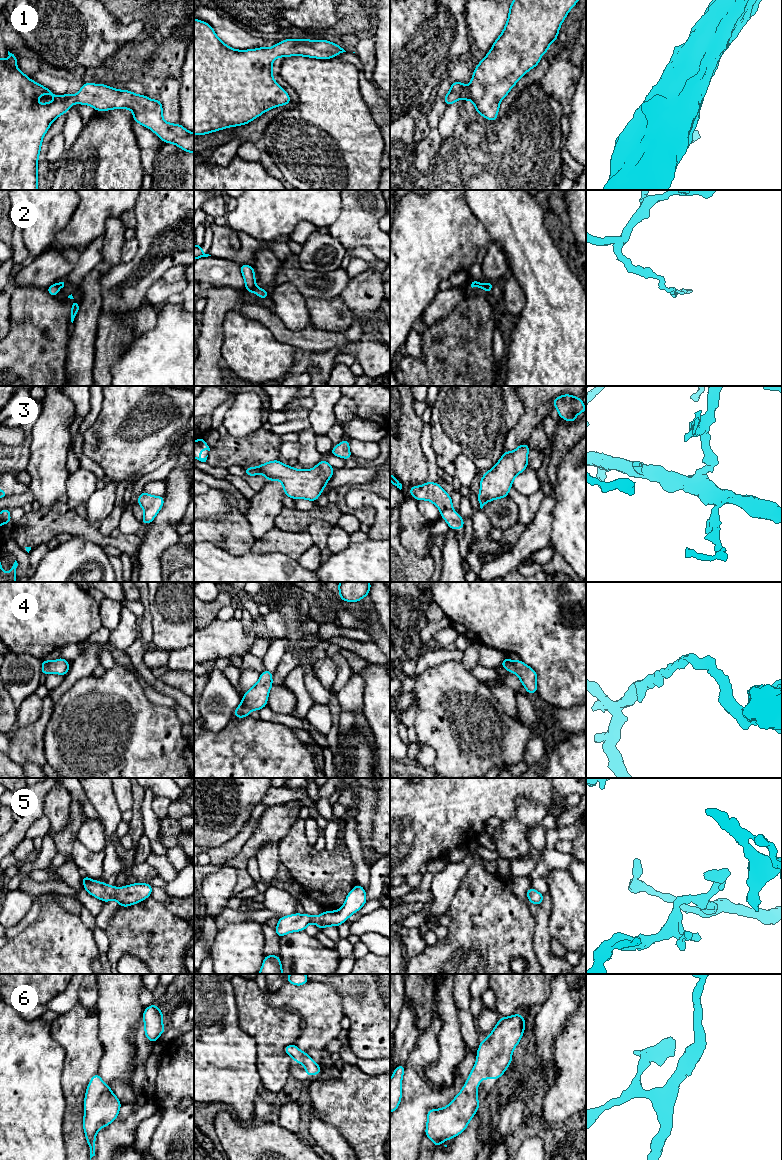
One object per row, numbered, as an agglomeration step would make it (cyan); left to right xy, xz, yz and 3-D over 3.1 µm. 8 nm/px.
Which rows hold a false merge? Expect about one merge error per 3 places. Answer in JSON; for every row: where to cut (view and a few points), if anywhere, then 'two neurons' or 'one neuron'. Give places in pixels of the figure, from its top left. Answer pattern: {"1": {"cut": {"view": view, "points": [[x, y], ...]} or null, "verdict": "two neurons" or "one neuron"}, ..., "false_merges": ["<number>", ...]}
{"1": {"cut": null, "verdict": "one neuron"}, "2": {"cut": {"view": "xz", "points": [[255, 286], [252, 290]]}, "verdict": "two neurons"}, "3": {"cut": null, "verdict": "one neuron"}, "4": {"cut": null, "verdict": "one neuron"}, "5": {"cut": null, "verdict": "one neuron"}, "6": {"cut": null, "verdict": "one neuron"}, "false_merges": ["2"]}

